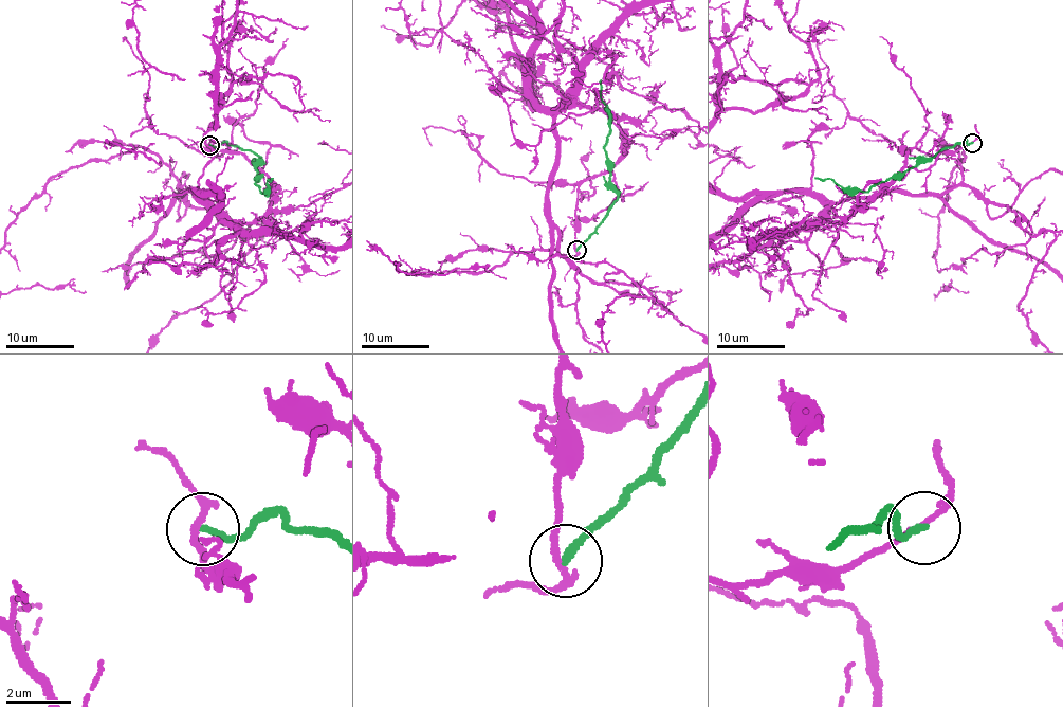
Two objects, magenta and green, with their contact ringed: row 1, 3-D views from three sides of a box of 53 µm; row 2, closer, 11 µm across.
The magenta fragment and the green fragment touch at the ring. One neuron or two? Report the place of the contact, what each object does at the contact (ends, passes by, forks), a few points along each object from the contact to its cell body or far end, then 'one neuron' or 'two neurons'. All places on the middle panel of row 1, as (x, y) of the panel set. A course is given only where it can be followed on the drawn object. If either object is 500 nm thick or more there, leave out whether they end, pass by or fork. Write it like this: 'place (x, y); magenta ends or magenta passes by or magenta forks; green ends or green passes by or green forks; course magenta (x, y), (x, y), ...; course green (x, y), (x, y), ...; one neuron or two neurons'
place (576, 250); magenta passes by; green ends; course magenta (575, 250), (580, 185), (625, 137), (569, 106), (554, 338); course green (578, 250), (618, 198), (604, 151), (610, 133), (610, 110), (600, 96), (601, 79); two neurons

